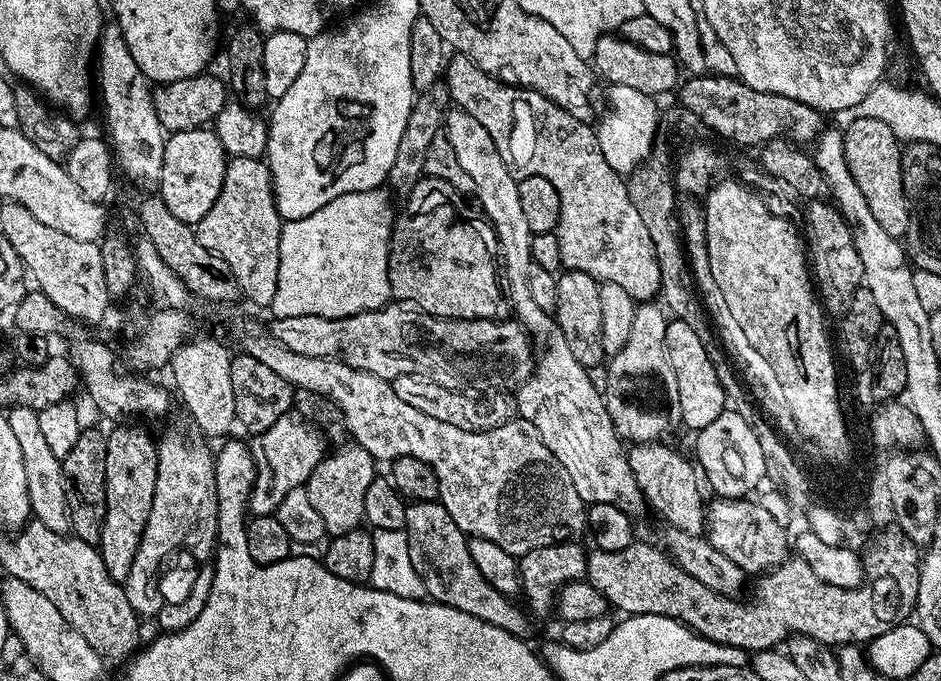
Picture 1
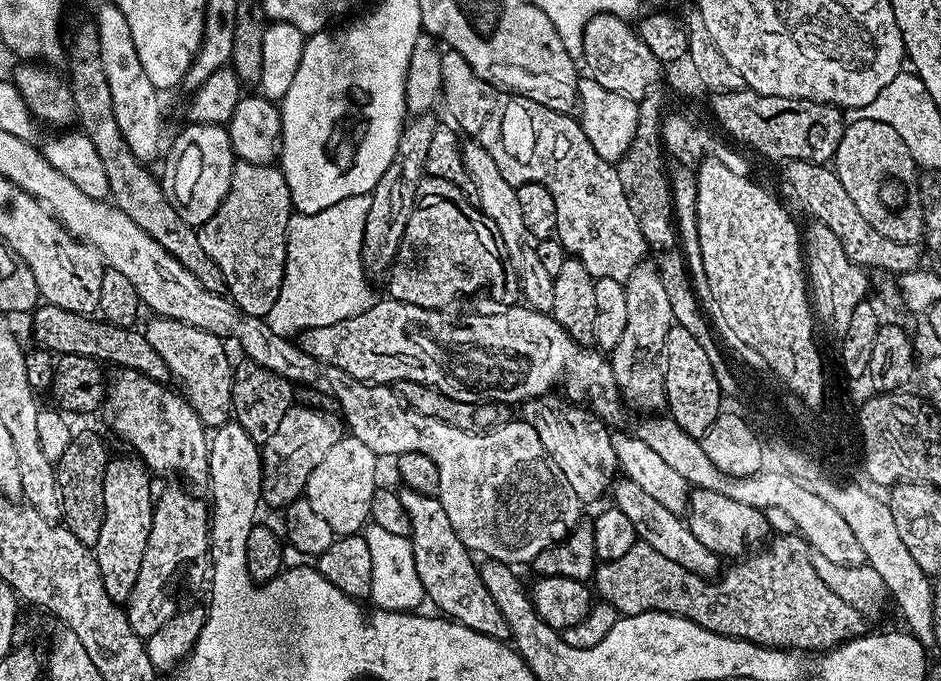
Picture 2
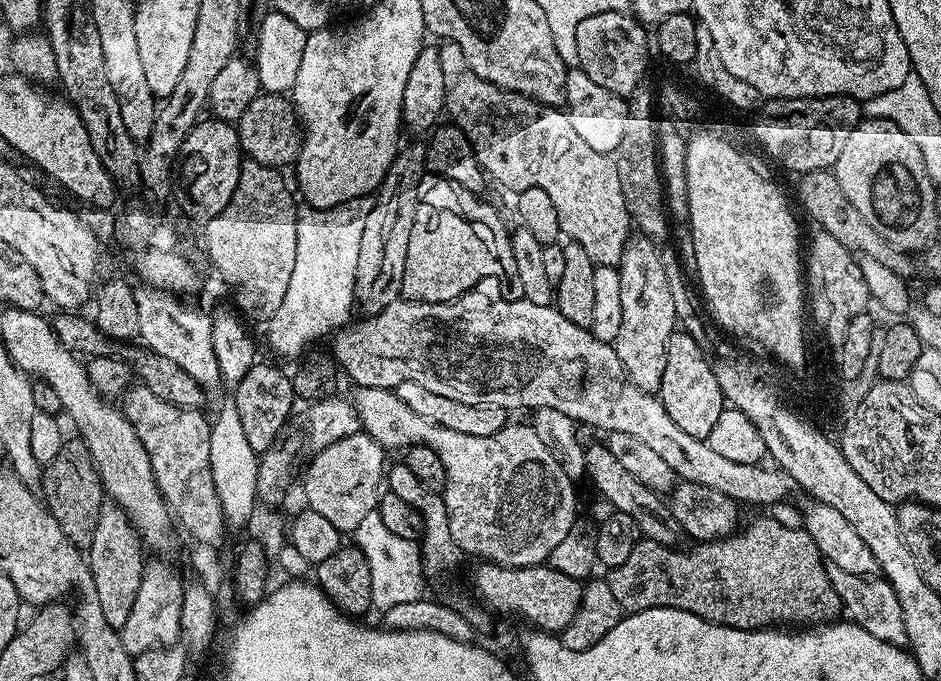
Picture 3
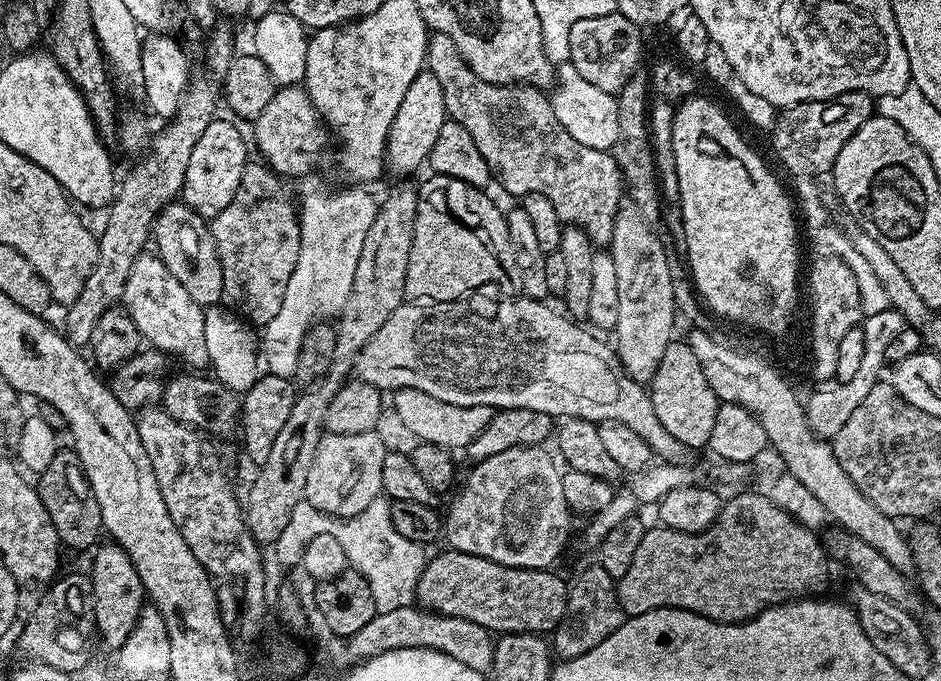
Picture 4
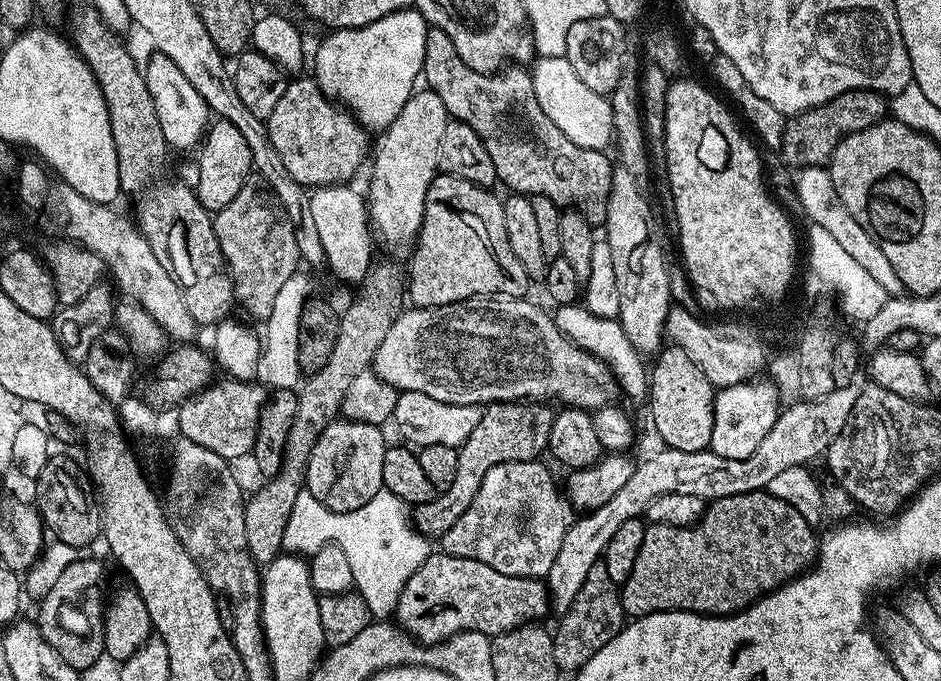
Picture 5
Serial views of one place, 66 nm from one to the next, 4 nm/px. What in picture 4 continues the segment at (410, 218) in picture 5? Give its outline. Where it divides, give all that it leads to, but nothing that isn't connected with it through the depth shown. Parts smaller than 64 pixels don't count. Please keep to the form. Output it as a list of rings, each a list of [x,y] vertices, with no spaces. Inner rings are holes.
[[[421,71],[407,87],[397,116],[390,126],[388,144],[385,146],[387,171],[397,172],[400,178],[408,178],[412,176],[411,172],[418,171],[420,167],[423,169],[430,150],[434,148],[434,141],[438,138],[438,130],[442,130],[447,119],[446,98],[442,98],[442,86],[438,78],[434,78],[430,71]]]

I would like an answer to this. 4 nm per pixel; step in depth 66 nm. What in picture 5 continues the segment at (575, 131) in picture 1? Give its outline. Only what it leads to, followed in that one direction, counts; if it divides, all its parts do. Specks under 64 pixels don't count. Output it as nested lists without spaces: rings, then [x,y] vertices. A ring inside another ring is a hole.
[[[429,27],[422,76],[427,87],[434,94],[438,94],[438,98],[442,98],[442,106],[446,106],[449,117],[466,122],[466,126],[470,126],[483,138],[502,186],[508,186],[508,190],[513,193],[548,197],[561,208],[582,213],[593,226],[603,225],[607,221],[610,186],[613,185],[613,161],[610,162],[605,151],[582,148],[576,142],[570,141],[543,113],[542,106],[535,97],[531,73],[525,67],[512,64],[496,73],[470,70],[470,66],[466,66],[466,62],[458,58],[454,42],[450,42],[450,38],[446,38],[442,30]]]

